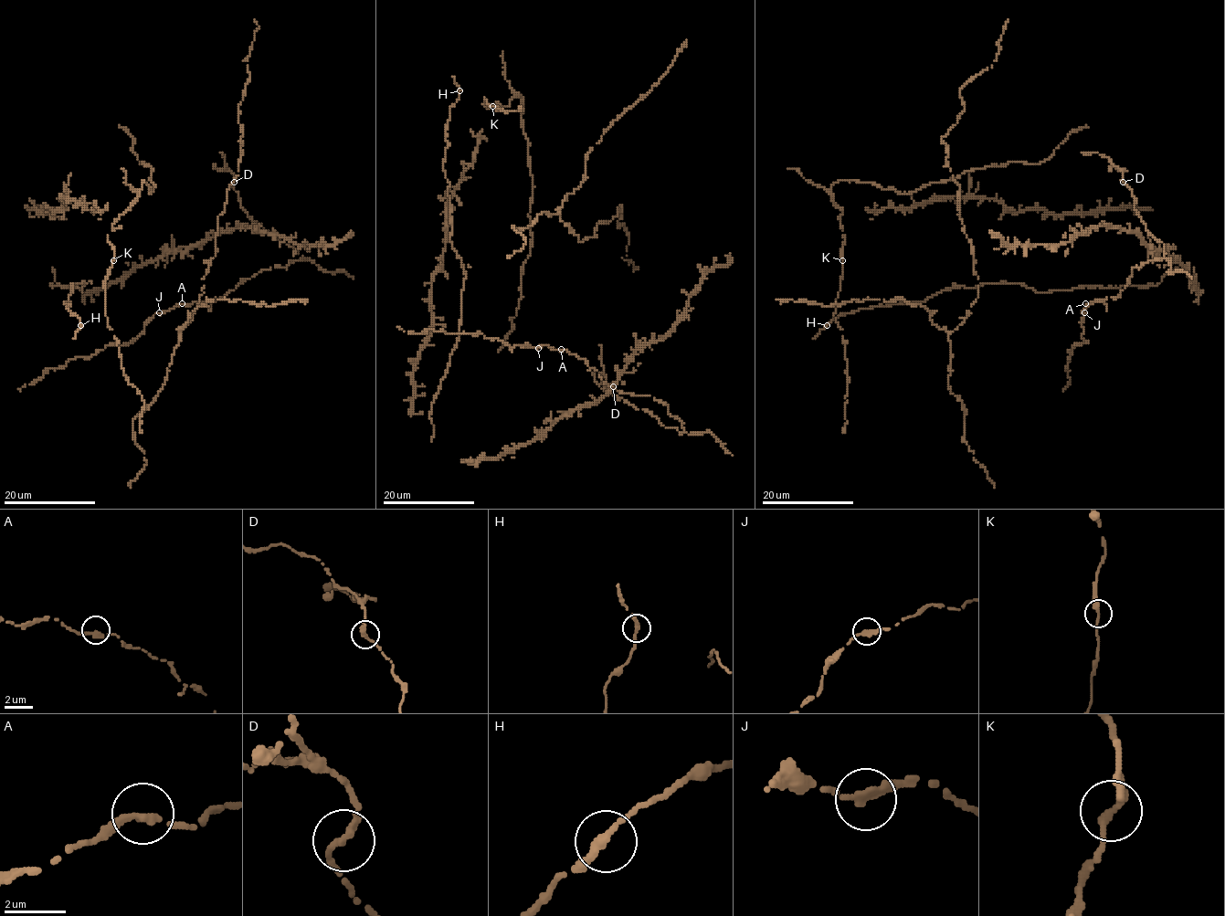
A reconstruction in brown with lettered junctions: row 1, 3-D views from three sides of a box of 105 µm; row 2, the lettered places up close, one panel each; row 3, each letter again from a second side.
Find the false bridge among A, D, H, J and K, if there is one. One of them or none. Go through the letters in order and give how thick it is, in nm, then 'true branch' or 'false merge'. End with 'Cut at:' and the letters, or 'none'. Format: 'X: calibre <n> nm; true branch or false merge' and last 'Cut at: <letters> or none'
A: calibre 280 nm; true branch
D: calibre 280 nm; true branch
H: calibre 280 nm; true branch
J: calibre 280 nm; true branch
K: calibre 280 nm; true branch
Cut at: none

